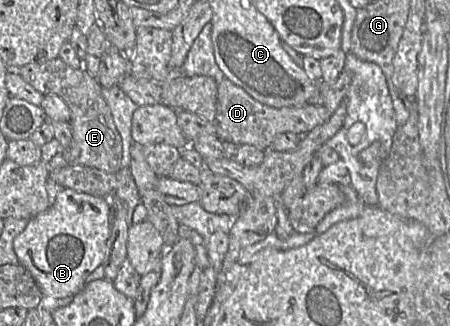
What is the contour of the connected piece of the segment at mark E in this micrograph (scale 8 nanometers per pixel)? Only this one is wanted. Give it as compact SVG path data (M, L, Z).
M59 57L41 64L26 64L19 69L18 73L35 90L42 95L56 94L68 106L70 110L70 124L72 140L69 147L63 150L68 165L82 165L102 170L107 173L116 173L121 169L122 139L114 124L111 111L101 94L102 87L84 68L74 69L63 62Z

